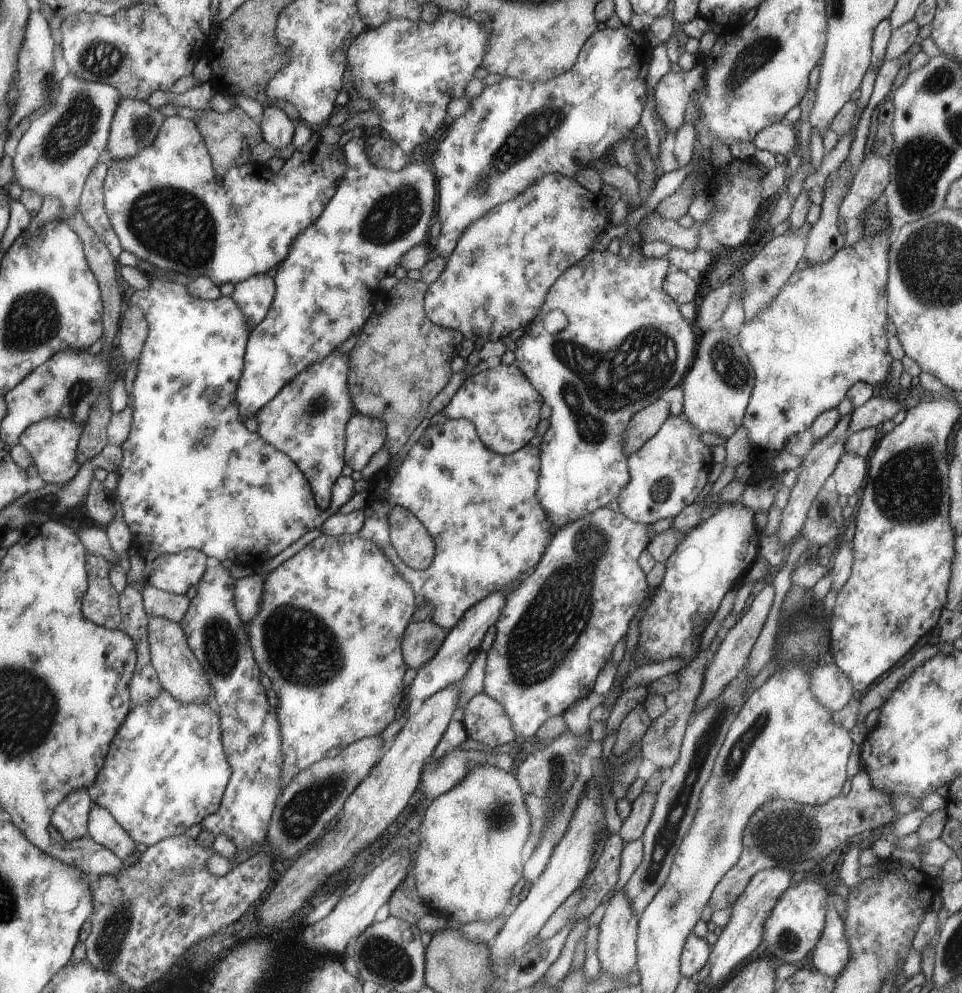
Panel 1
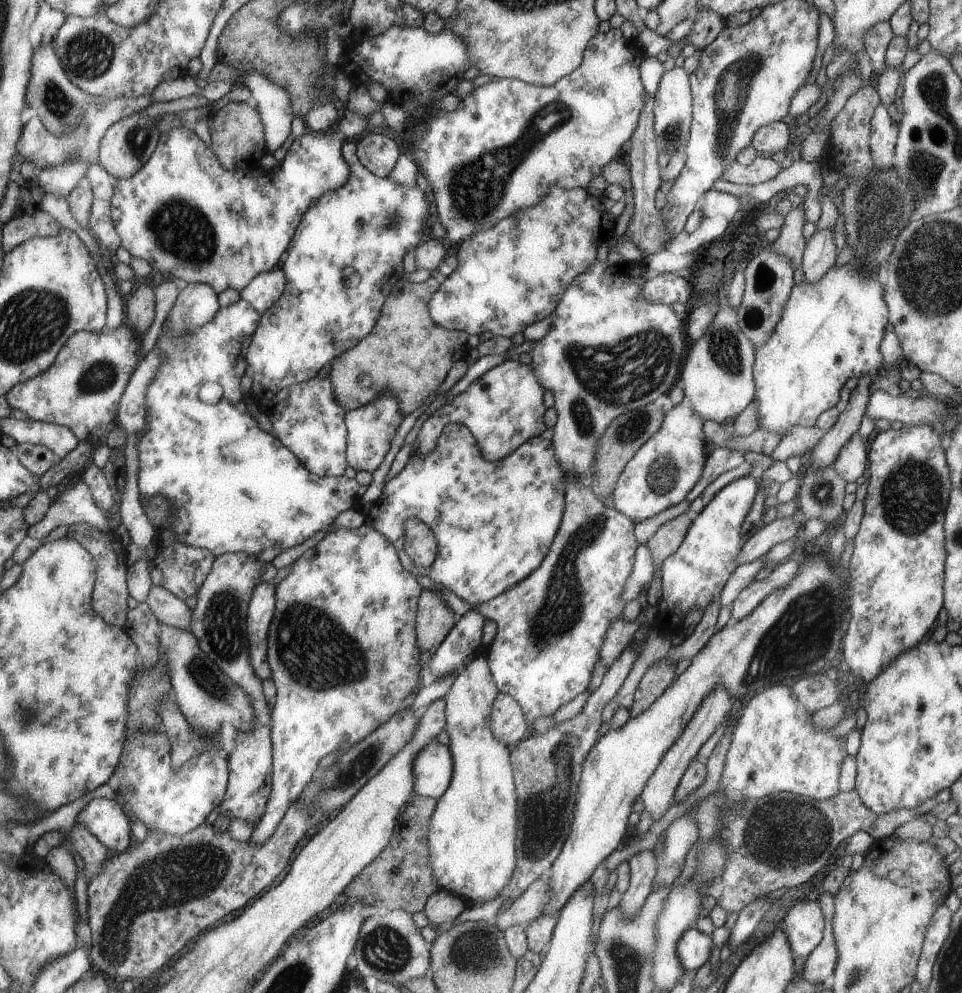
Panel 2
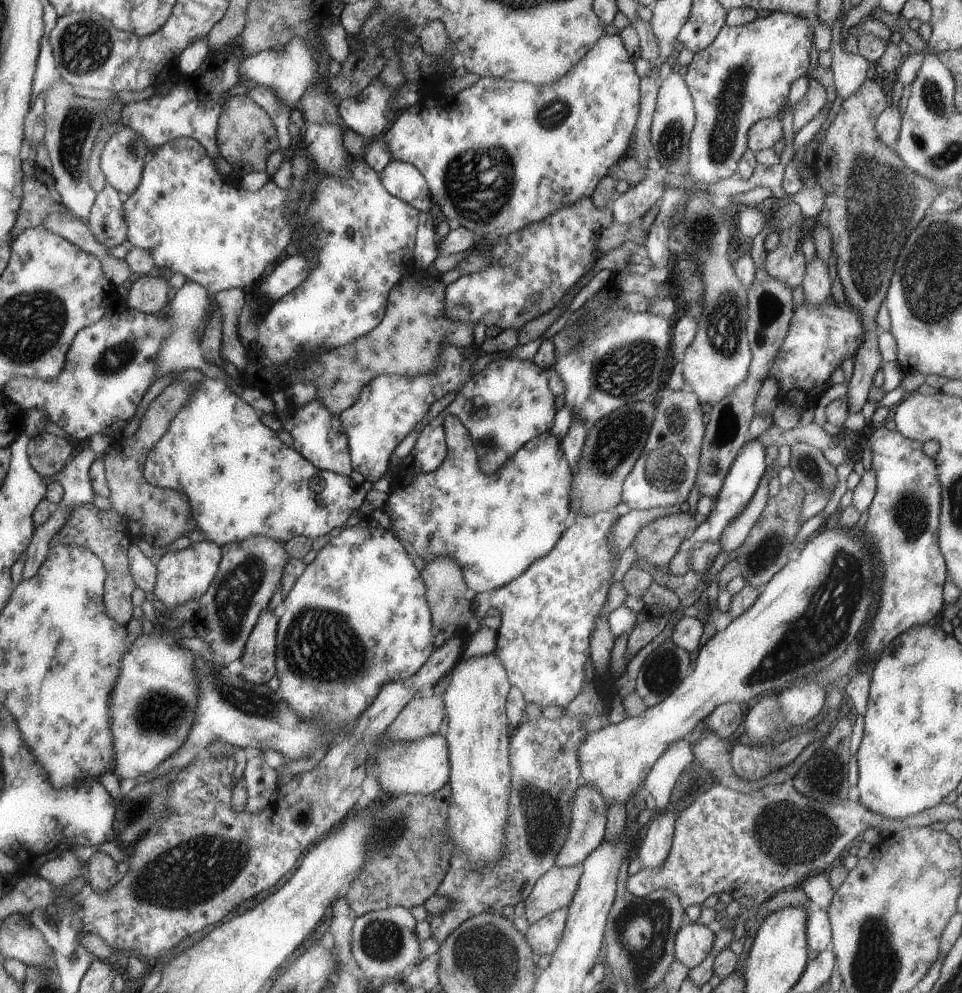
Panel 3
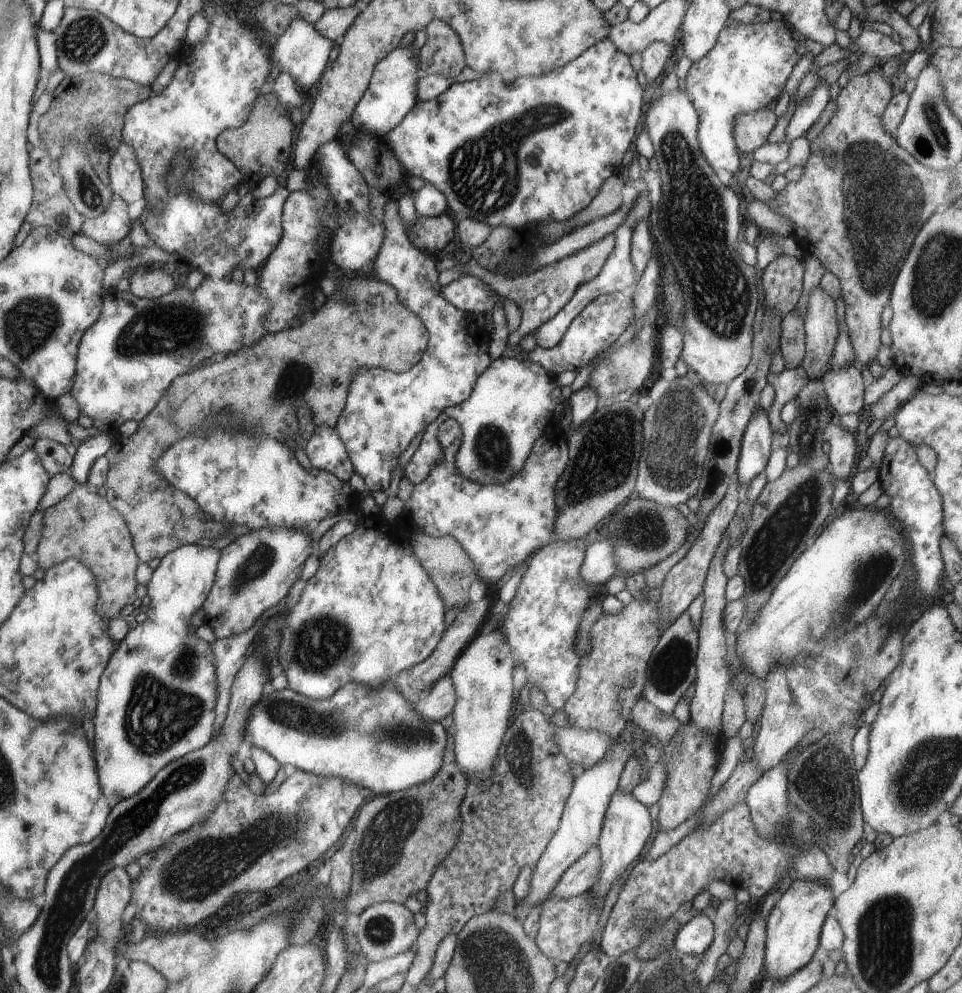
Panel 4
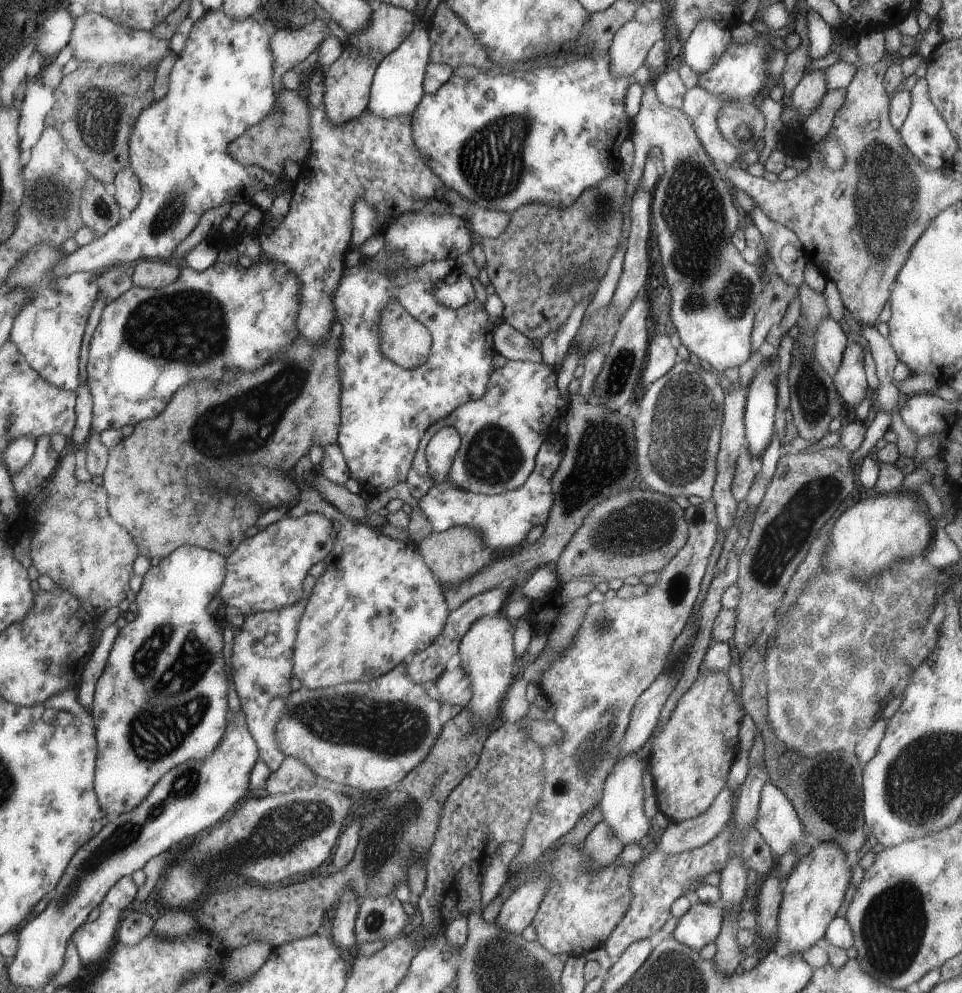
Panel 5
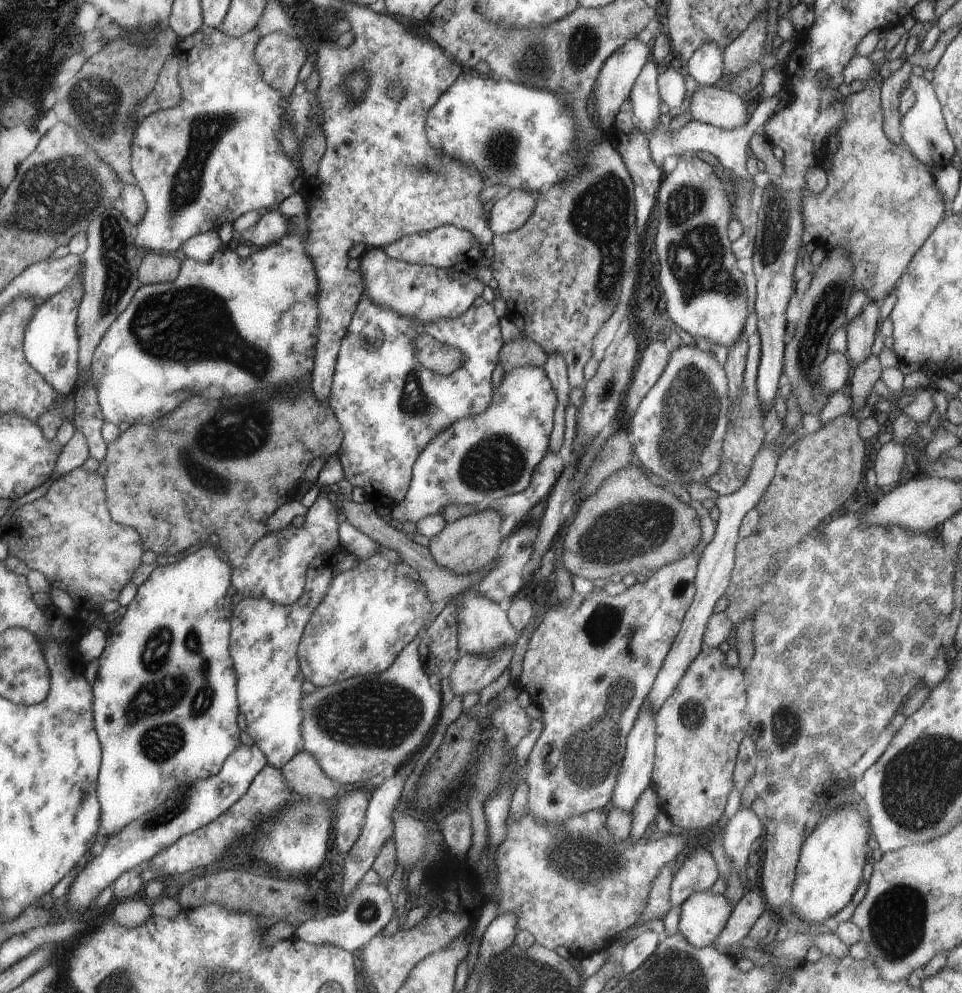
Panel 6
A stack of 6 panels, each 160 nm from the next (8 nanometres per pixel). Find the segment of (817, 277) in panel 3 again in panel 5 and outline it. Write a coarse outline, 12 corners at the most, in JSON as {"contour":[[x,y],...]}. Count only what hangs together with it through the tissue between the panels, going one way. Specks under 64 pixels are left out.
{"contour":[[833,318],[814,332],[814,360],[830,376],[849,343]]}

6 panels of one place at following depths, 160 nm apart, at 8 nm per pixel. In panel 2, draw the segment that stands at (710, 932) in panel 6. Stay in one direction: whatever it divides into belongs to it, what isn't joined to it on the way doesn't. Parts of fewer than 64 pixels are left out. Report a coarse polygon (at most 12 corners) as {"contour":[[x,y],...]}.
{"contour":[[692,926],[681,936],[677,955],[685,970],[708,961],[712,937]]}

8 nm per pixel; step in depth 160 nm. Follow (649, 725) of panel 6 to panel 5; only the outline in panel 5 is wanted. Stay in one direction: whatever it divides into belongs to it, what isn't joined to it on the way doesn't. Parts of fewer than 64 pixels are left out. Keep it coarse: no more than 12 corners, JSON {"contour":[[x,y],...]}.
{"contour":[[640,751],[606,778],[598,806],[622,846],[650,830]]}

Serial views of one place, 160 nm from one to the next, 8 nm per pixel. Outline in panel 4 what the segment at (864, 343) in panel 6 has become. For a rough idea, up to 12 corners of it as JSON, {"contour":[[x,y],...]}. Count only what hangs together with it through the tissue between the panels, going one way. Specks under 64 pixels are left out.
{"contour":[[856,363],[821,382],[835,419],[866,412]]}

